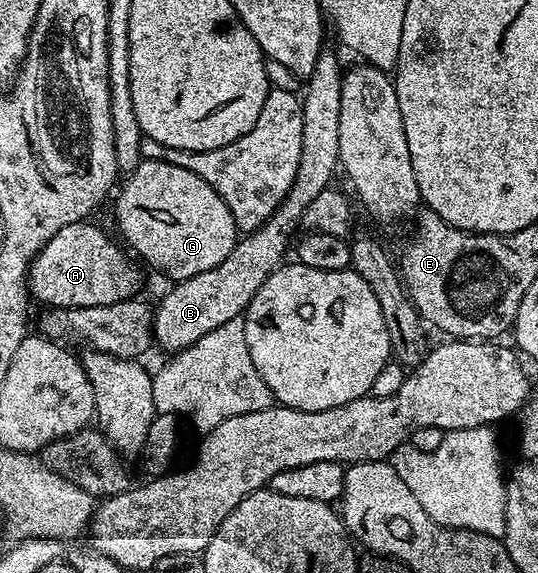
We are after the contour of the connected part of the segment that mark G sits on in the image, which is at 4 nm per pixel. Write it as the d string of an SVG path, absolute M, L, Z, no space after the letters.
M147 158L124 181L120 183L121 191L120 186L116 191L113 214L121 228L124 245L146 267L149 265L179 283L223 264L237 247L239 231L231 208L227 208L223 196L219 196L207 180L195 176L195 172L179 168L179 164Z

